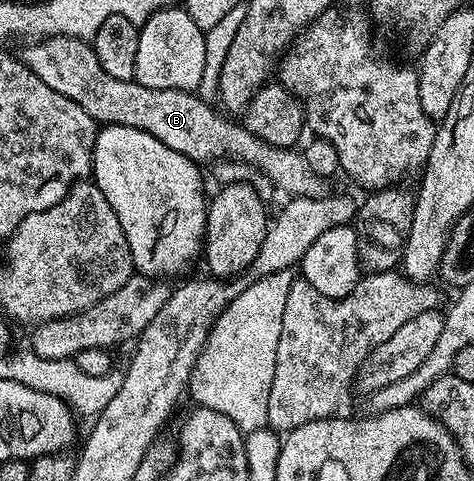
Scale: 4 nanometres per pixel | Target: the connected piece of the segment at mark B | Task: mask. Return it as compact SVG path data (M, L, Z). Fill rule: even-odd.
M45 37L31 42L29 49L19 50L18 56L46 87L54 87L58 95L74 99L86 115L90 115L101 126L121 125L138 127L146 135L154 135L158 143L166 143L174 151L186 155L192 161L219 162L221 159L239 161L253 170L265 173L282 192L292 197L325 196L325 178L314 175L306 167L303 152L295 148L274 147L258 135L244 128L239 120L215 113L213 106L204 101L195 92L187 89L151 89L139 81L114 79L98 63L91 44L77 37ZM224 116L224 117L223 117ZM232 120L232 121L231 121ZM256 168L256 169L255 169Z

